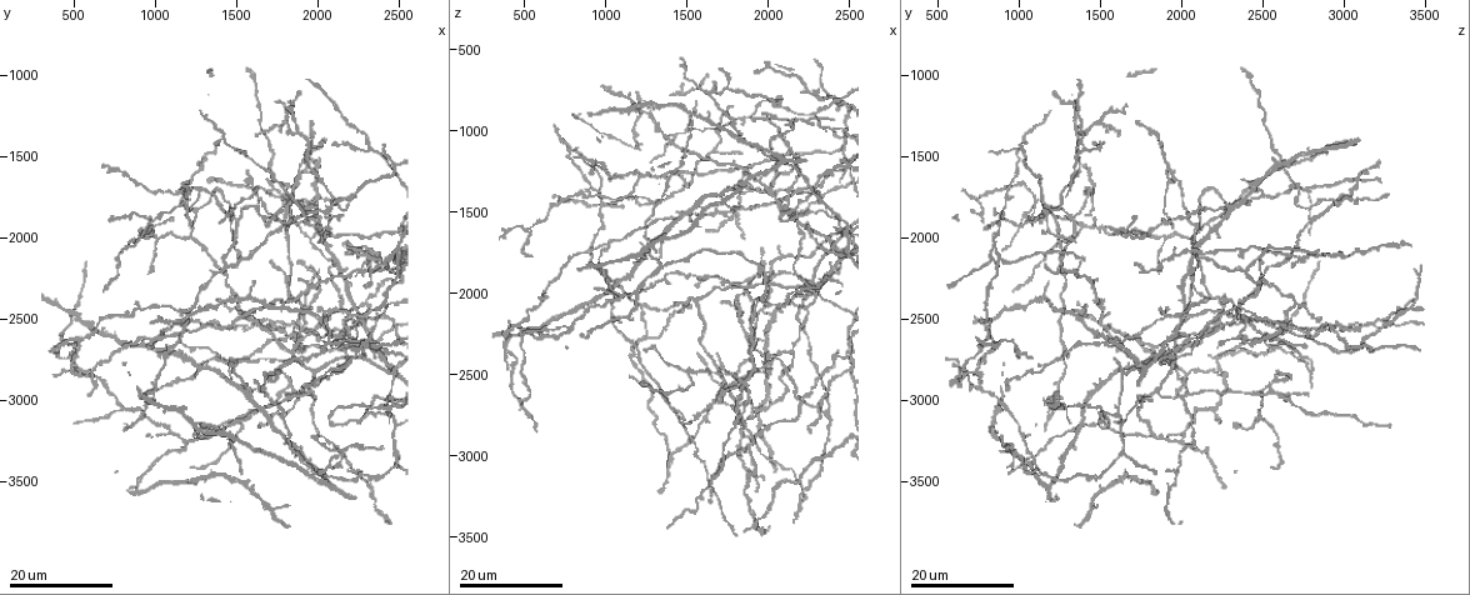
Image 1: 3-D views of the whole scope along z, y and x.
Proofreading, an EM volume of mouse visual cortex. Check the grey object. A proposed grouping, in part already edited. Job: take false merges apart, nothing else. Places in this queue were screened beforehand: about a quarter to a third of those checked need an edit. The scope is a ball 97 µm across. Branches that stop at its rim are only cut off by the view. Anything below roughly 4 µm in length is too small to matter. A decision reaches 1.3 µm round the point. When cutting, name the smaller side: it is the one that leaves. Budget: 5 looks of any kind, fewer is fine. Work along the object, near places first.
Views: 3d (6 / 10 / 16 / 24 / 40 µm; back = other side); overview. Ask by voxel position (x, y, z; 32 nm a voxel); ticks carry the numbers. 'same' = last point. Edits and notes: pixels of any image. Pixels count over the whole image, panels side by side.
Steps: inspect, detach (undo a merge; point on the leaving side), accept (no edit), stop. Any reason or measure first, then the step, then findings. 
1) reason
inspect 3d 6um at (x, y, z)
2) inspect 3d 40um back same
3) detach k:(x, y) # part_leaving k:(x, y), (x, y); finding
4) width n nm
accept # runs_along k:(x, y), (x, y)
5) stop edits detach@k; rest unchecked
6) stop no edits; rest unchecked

two arms at a narrow angle
inspect 3d 16um at (2060, 1840, 1180)

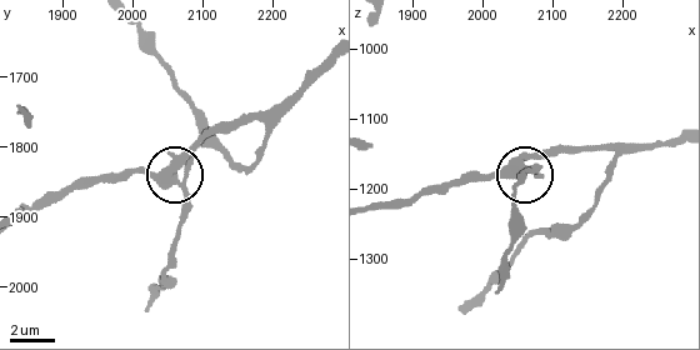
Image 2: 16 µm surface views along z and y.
inspect 3d 6um same

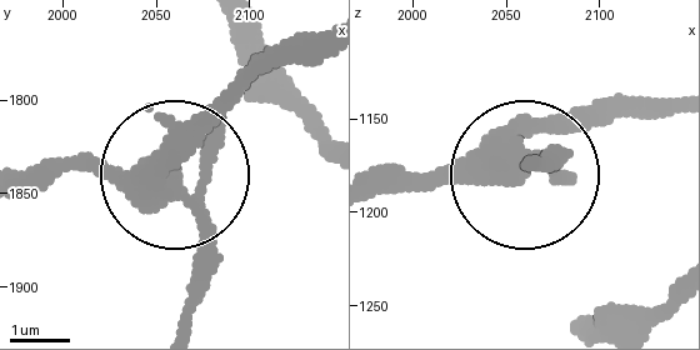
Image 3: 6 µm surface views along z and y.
detach 3:(200, 294) # part_leaving 3:(196, 213), (186, 328); two cells meet here

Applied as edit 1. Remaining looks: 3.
redraw
inspect overview

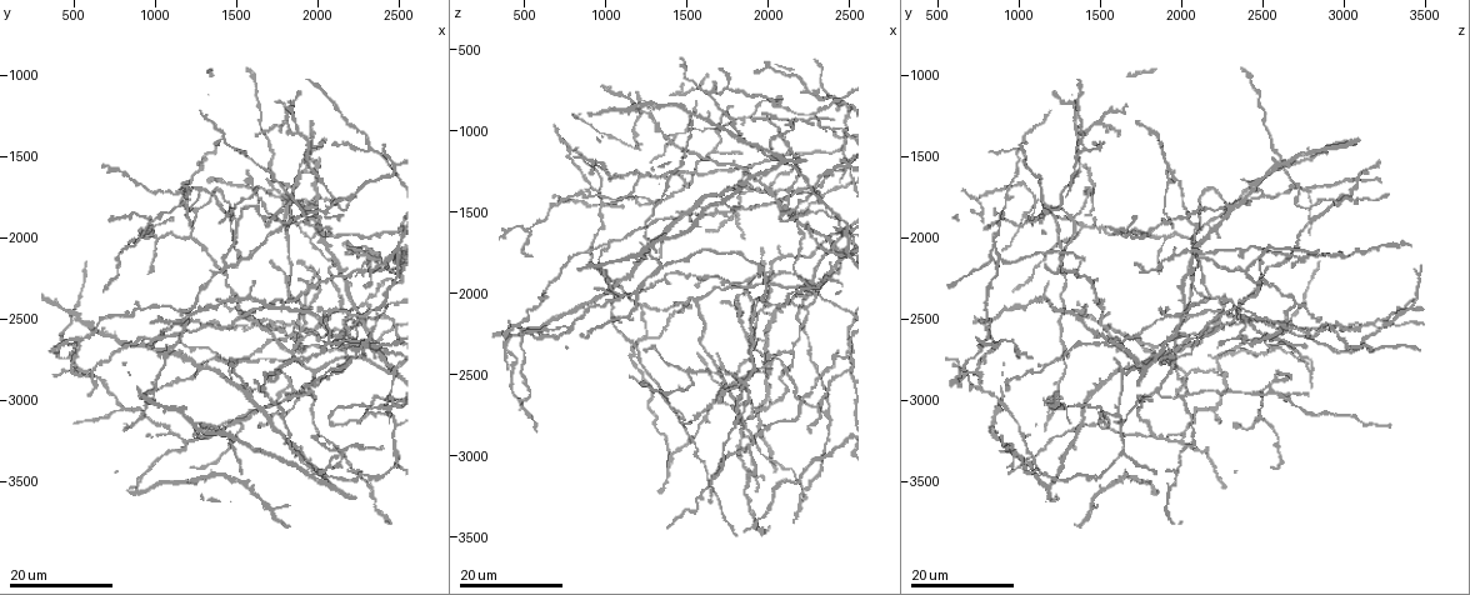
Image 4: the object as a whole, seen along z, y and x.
inspect 3d 24um at (2500, 2140, 900)

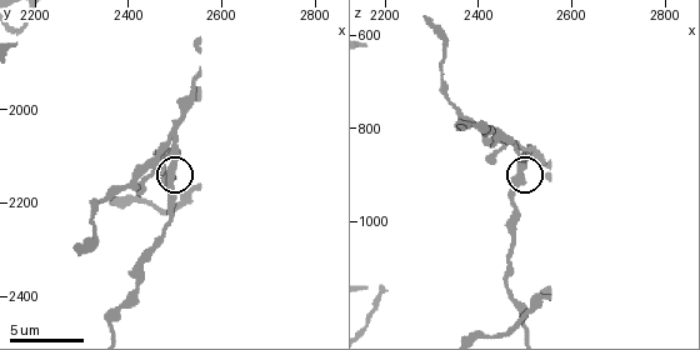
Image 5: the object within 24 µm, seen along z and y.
zoom in
inspect 3d 6um at (2495, 2135, 890)

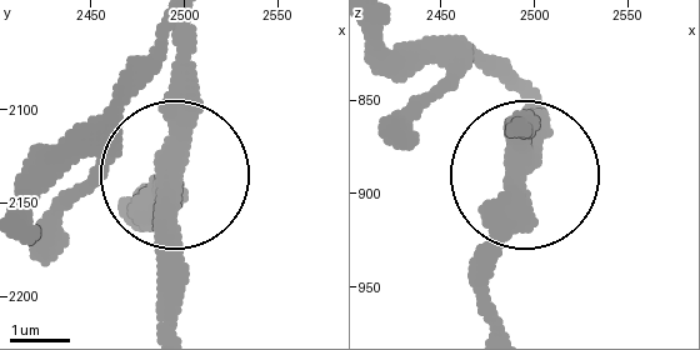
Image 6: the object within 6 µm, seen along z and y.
side_arm 18 um
accept # runs_along 6:(511, 123), (526, 168), (526, 93); continuous, no second cell

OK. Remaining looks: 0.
stop edits detach@3; rest unchecked

